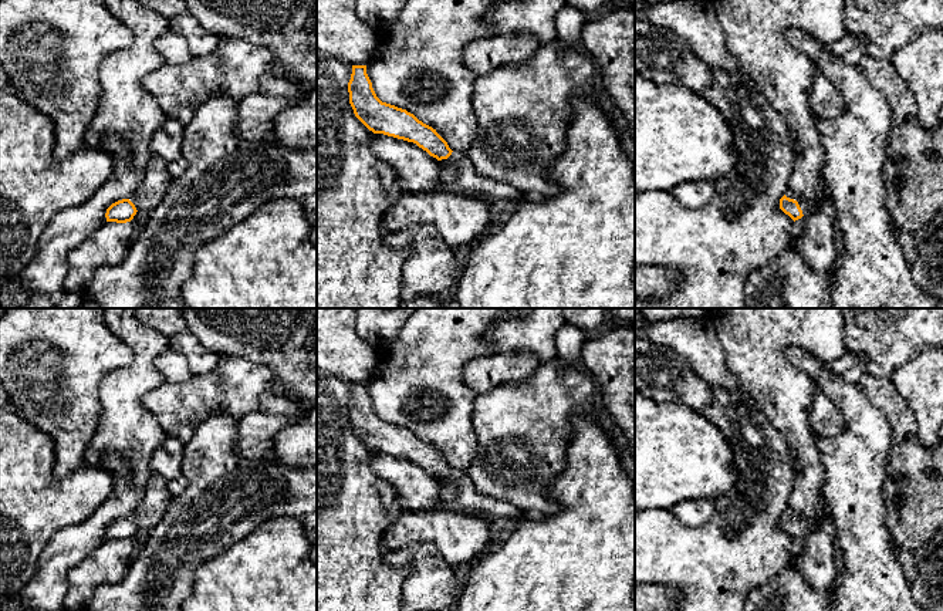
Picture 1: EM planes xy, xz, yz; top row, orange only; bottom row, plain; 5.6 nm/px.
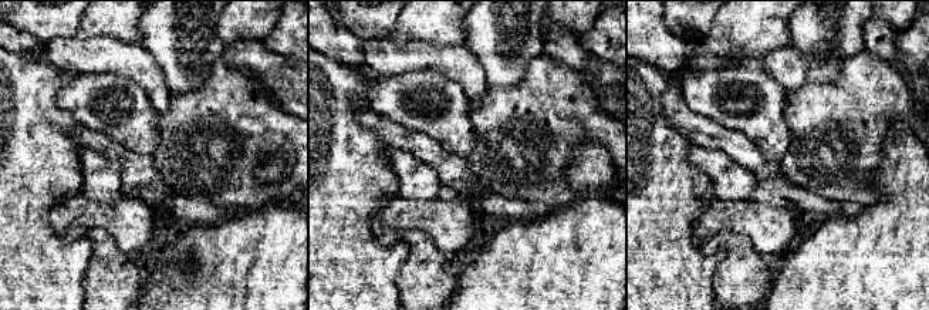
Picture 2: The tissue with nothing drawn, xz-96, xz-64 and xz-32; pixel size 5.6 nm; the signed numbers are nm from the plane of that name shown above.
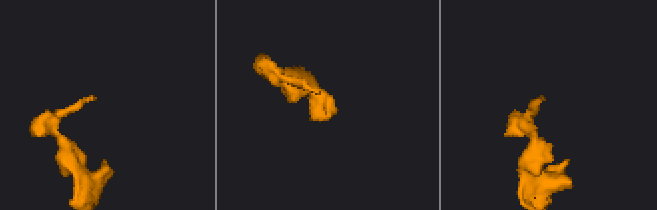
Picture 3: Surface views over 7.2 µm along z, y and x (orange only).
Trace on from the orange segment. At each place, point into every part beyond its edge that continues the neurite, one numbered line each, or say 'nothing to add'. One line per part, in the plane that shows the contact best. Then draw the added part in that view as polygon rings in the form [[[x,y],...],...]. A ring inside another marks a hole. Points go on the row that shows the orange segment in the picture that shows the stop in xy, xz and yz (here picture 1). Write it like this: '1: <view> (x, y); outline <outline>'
1: yz (807, 206); outline [[[787,192],[785,196],[797,200],[790,192]],[[797,200],[797,202],[798,202],[804,216],[815,212],[815,202],[814,200]]]

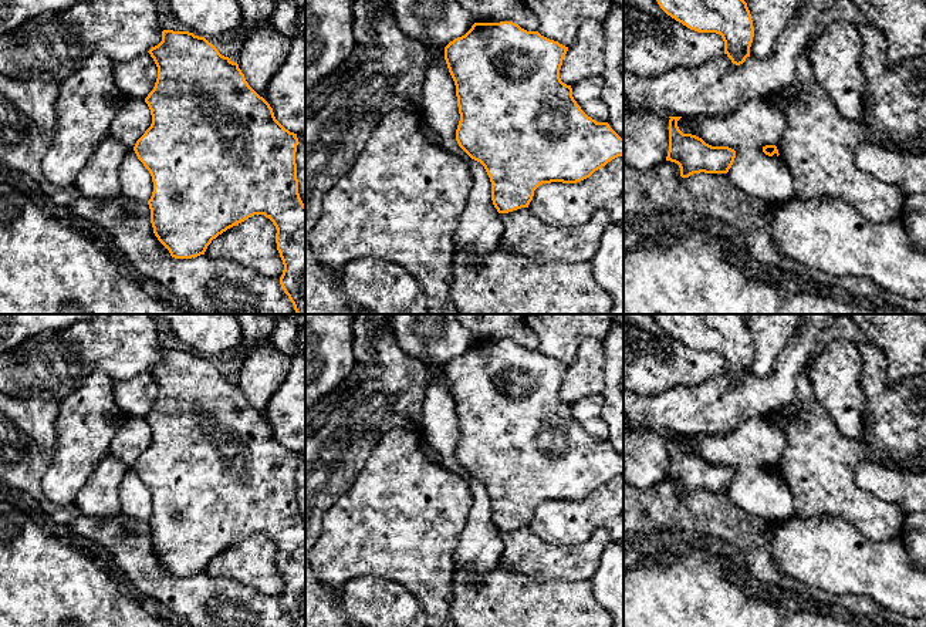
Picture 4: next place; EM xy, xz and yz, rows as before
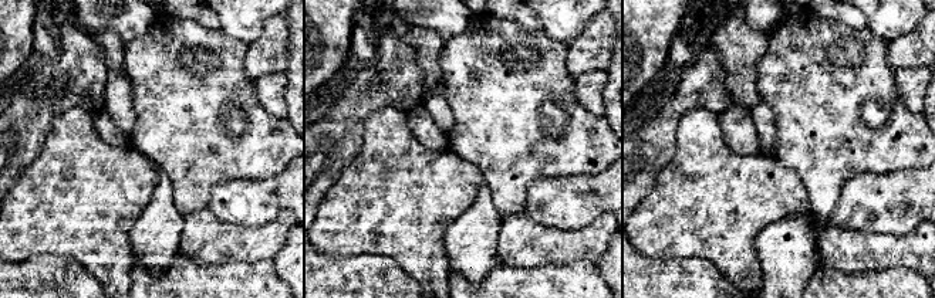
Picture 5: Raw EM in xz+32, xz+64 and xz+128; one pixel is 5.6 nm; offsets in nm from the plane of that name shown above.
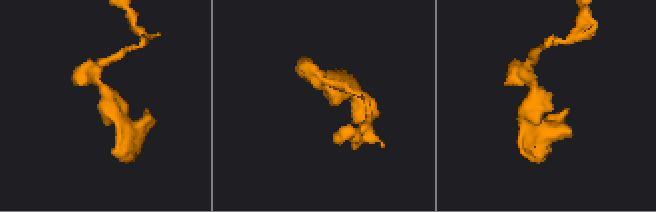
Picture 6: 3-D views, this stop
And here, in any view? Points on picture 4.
nothing to add

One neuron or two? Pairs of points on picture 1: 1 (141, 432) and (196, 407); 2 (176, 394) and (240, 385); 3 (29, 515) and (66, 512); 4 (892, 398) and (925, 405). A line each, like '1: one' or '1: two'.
1: two
2: one
3: one
4: two

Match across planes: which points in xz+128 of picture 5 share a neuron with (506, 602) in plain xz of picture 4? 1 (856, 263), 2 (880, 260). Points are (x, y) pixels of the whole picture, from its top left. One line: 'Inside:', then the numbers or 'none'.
Inside: none

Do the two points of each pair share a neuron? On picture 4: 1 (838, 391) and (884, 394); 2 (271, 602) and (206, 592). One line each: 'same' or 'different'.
1: different
2: same

